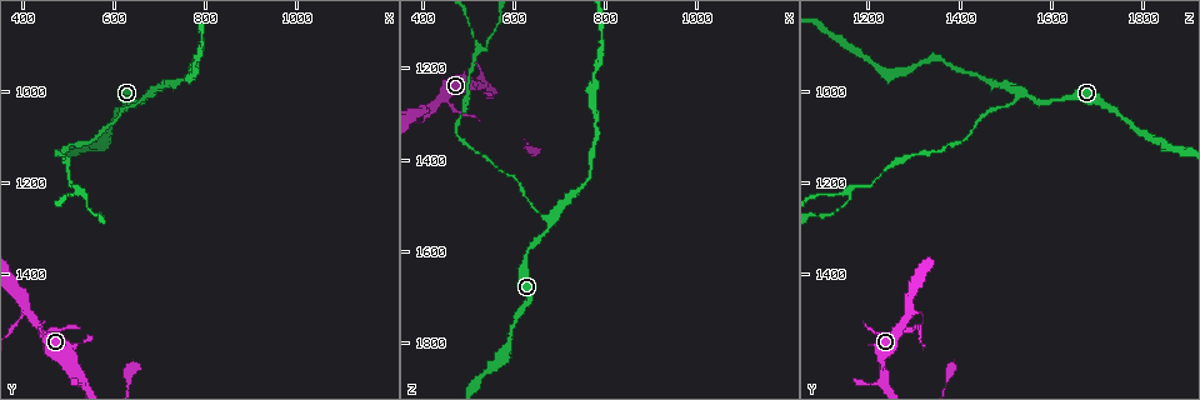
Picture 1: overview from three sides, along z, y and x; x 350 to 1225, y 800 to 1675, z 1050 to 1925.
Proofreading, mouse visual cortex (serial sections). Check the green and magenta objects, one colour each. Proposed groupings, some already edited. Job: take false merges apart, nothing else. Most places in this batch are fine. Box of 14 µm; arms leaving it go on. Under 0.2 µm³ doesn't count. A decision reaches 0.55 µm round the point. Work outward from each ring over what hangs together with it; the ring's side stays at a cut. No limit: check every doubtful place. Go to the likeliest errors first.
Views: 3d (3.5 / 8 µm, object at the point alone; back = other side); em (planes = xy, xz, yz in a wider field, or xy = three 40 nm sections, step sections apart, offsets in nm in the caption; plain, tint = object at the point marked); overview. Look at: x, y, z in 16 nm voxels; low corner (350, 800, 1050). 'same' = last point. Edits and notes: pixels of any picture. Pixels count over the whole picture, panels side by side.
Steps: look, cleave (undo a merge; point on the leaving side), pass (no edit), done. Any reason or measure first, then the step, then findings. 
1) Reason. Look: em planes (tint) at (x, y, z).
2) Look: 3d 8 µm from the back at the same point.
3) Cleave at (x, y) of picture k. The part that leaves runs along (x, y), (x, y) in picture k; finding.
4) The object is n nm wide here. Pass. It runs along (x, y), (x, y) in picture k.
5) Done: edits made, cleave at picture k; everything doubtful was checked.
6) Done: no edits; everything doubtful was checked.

A fork. Look: 3d 8 µm from the back at (410, 1485, 1295).

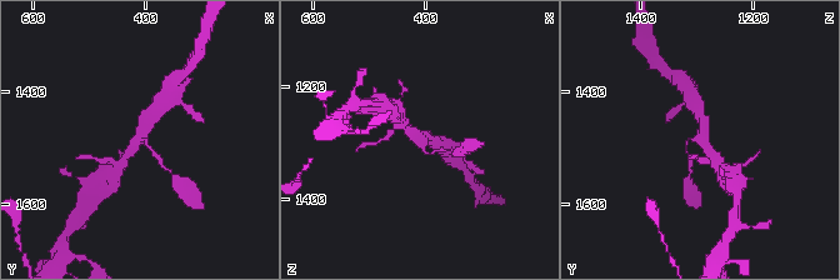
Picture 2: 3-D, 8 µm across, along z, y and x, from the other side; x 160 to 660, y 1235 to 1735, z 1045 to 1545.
Look: 3d 3.5 µm at (415, 1485, 1295).

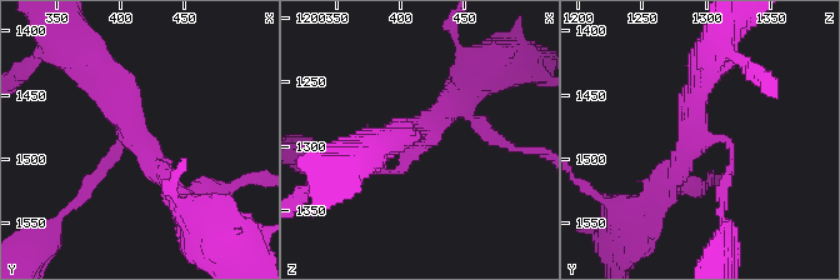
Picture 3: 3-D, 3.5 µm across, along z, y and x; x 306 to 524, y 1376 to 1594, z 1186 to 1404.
3 arms meet here; the arms are 100, 300, 350 nm wide; now the EM. Look: em xy step 2 (tint) at (412, 1484, 1290).

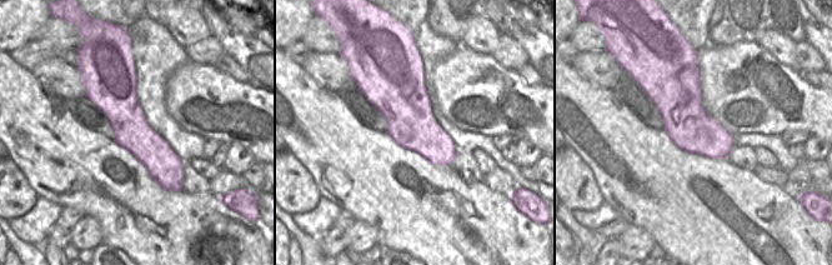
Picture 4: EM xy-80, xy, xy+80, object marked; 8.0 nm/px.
Pass. One cell here.

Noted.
A fork. Look: 3d 3.5 µm at (675, 1010, 1535).

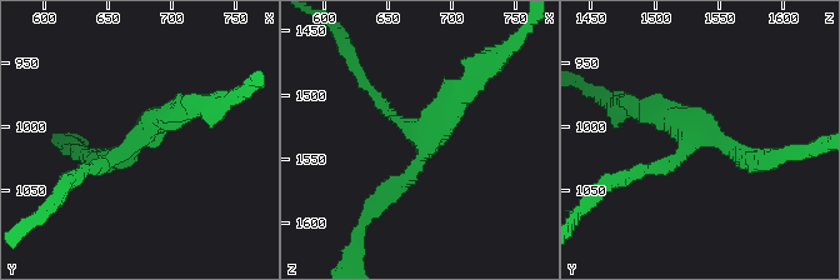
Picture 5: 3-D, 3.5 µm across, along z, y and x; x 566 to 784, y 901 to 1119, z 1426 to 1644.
Now the EM. Look: em xy step 2 (plain) at (680, 1006, 1536).

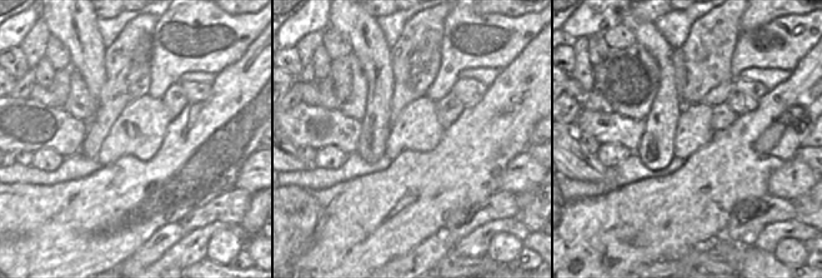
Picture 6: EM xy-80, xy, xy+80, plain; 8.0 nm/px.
Where the object lies. Look: em xy step 2 (tint) at the same point.

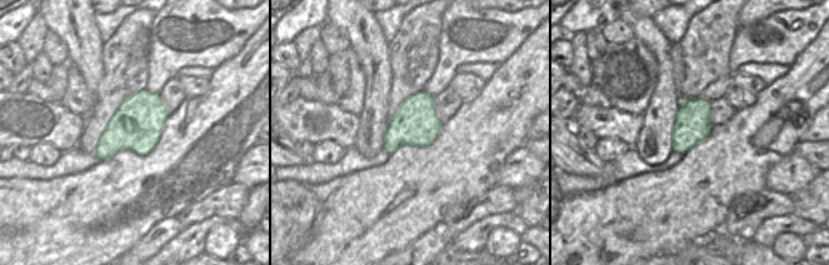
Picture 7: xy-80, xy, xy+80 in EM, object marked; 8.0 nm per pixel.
The object is 360 nm wide here. Pass. It runs along (381, 199), (470, 80) in picture 5; all the same cell.

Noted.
A fork. Look: 3d 3.5 µm at (530, 1220, 1155).

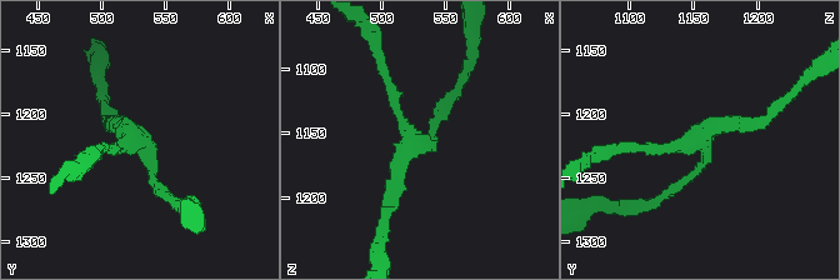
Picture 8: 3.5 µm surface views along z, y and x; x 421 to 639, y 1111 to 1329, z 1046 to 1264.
3 arms meet here; the arms are 150, 150, 200 nm wide; shape alone is not enough. Look: em xy step 1 (tint) at (528, 1220, 1160).

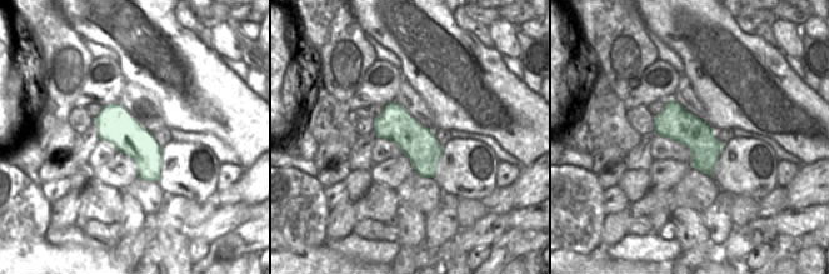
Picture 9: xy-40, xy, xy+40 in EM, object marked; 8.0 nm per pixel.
Pass. It runs along (771, 110), (714, 126), (695, 173), (663, 195) in picture 8; one cell here.

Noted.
Done: no edits; everything doubtful was checked.

